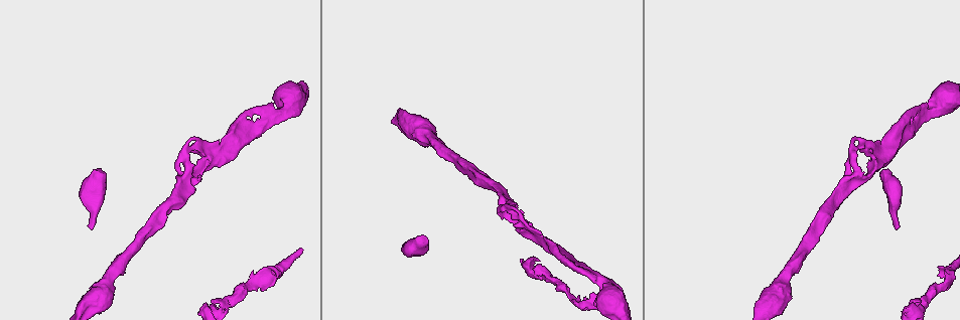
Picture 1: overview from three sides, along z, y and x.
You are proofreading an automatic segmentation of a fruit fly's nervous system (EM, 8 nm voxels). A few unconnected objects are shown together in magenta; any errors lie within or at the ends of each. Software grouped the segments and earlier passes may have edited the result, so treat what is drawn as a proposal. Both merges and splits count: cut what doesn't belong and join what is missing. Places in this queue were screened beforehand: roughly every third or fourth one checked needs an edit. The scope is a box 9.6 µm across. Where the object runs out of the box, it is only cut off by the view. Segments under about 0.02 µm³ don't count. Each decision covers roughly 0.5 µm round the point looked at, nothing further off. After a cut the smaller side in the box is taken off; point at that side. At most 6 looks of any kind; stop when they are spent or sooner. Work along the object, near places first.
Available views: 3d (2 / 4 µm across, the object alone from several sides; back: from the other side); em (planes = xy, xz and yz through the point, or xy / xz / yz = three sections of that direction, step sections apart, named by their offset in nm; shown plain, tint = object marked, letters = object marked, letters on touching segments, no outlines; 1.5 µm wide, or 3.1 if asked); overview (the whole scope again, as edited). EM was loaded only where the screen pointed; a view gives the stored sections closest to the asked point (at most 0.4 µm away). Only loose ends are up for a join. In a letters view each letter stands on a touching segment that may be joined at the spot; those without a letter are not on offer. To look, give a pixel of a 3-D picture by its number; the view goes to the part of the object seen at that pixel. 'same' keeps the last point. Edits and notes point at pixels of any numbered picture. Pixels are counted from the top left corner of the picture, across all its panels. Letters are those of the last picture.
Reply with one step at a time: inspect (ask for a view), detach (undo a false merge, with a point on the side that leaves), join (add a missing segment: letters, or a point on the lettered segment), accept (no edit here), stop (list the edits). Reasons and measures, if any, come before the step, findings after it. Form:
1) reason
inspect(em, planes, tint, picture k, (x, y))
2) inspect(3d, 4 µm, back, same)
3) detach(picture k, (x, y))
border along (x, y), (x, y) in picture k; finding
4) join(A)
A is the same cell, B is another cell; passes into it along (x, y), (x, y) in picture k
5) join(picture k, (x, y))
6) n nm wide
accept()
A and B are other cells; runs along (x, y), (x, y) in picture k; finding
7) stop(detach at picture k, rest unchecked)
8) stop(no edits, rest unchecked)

narrows sharply
inspect(em, xy, step 8, tint, picture 1, (863, 180))

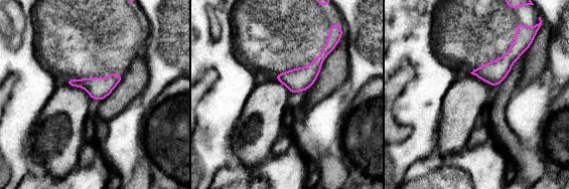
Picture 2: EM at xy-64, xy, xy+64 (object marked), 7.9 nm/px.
inspect(em, planes, tint, same)

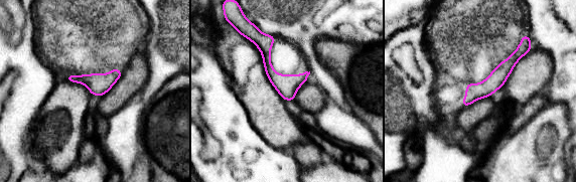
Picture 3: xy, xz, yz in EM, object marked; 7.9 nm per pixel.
inspect(em, planes, letters, same)

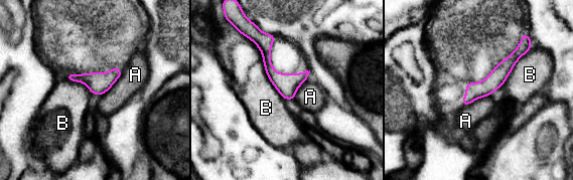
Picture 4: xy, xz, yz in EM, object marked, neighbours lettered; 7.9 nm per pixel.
accept()
A and B are other cells; runs along (520, 47), (509, 63), (464, 103) in picture 4; continuous, no second neuron

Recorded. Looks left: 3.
arms part here
inspect(3d, 2 µm, picture 1, (238, 142))

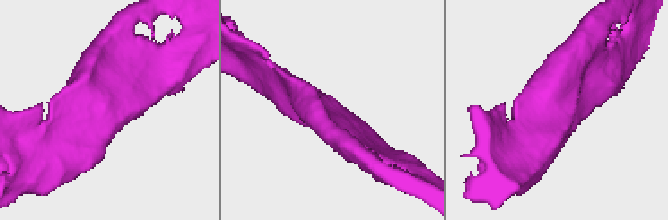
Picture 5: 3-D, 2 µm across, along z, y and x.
inspect(em, xy, step 4, tint, picture 5, (567, 105))

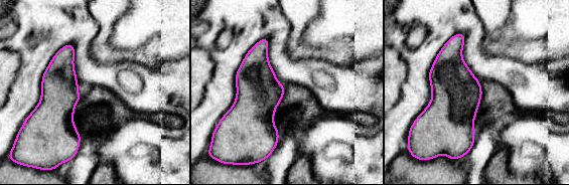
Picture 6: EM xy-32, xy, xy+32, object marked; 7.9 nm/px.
another direction
inspect(em, yz, step 4, letters, same)

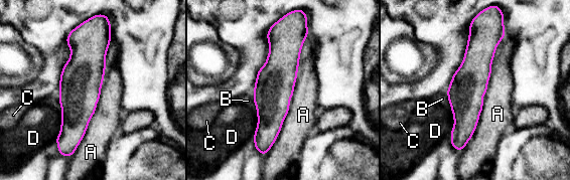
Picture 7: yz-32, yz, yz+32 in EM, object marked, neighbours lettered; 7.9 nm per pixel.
280 nm wide
accept()
A, B, C and D are other cells; border along (290, 106), (277, 139), (265, 155) in picture 7; all the same neuron

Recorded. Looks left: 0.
stop(no edits, rest unchecked)

